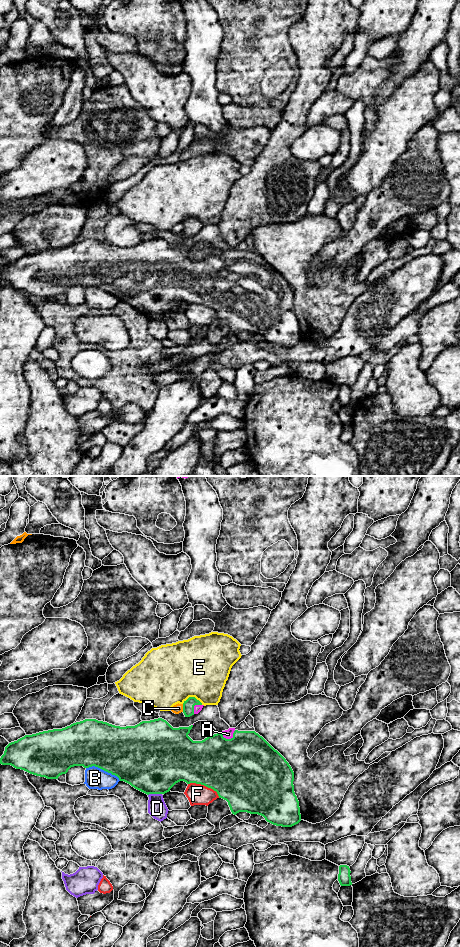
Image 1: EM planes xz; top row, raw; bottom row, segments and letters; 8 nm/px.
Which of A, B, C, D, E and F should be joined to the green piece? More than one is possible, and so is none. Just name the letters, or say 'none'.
A

